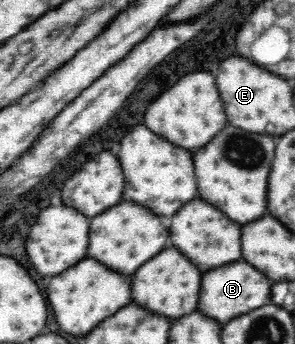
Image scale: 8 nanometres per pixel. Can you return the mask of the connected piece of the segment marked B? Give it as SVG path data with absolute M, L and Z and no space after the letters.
M233 262L223 268L211 270L203 274L203 288L199 288L199 312L203 316L211 316L219 322L229 322L241 314L261 308L269 300L271 284L265 276L261 276L251 264L247 262Z

